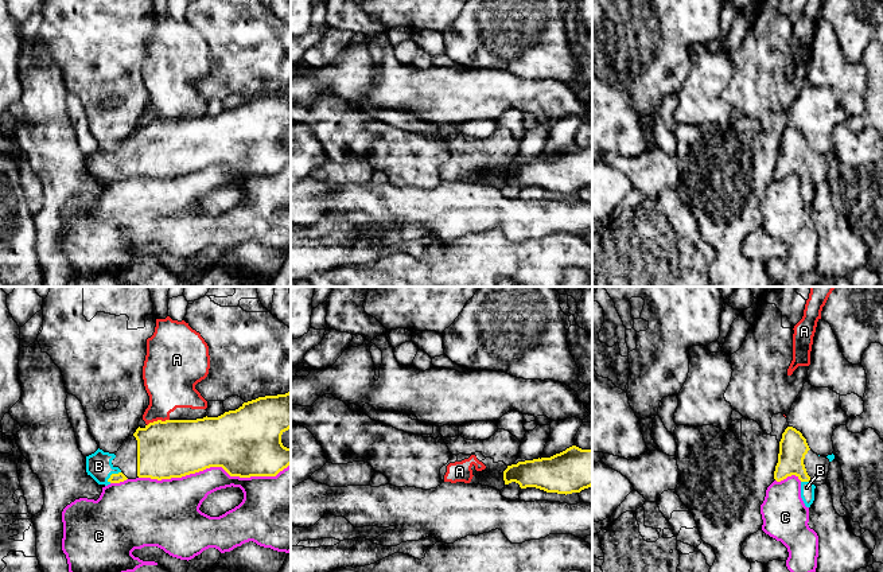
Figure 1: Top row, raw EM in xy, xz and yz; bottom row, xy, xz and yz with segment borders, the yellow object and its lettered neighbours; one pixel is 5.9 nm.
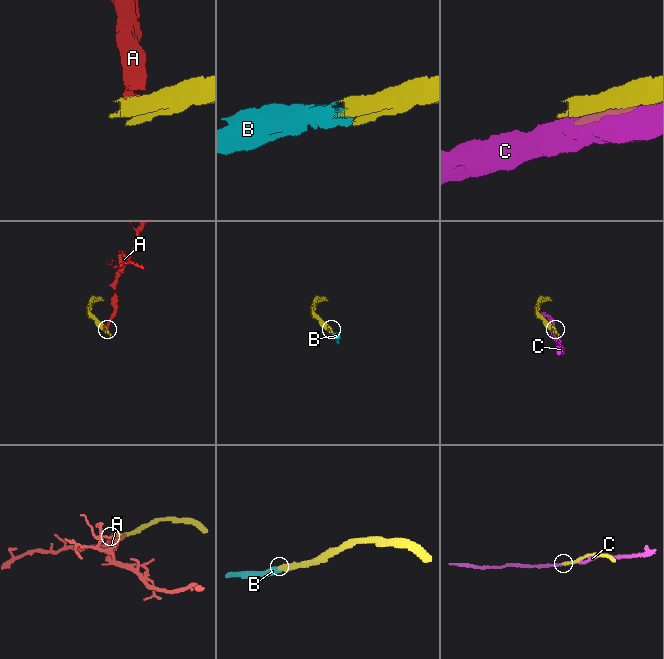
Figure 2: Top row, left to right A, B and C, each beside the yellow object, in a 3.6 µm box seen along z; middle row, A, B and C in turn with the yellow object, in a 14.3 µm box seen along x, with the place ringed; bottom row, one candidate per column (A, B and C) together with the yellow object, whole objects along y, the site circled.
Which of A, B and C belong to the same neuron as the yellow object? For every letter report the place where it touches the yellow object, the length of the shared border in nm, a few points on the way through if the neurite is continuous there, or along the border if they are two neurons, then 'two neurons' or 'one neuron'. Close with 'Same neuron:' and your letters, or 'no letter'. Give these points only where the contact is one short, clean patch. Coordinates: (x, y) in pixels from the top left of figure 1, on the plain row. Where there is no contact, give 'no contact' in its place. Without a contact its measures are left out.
A: xy (158, 119) | 140 nm | along xy (168, 117), (154, 119), (147, 124) | two neurons
B: xy (112, 172) | 110 nm | one neuron
C: xy (214, 164) | 900 nm | two neurons
Same neuron: B

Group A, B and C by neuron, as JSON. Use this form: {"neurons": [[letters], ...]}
{"neurons": [["A"], ["B"], ["C"]]}

